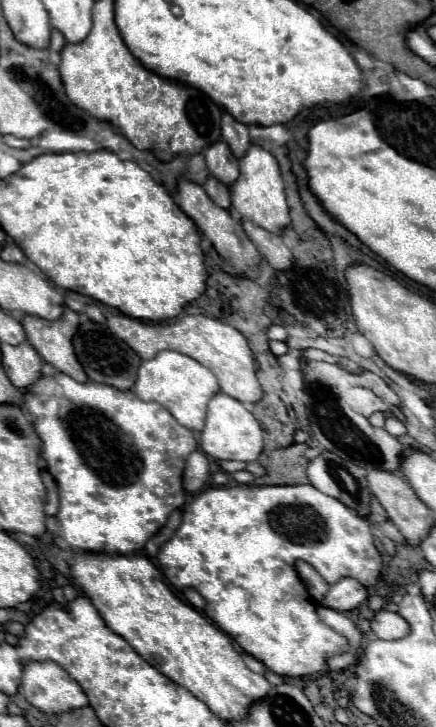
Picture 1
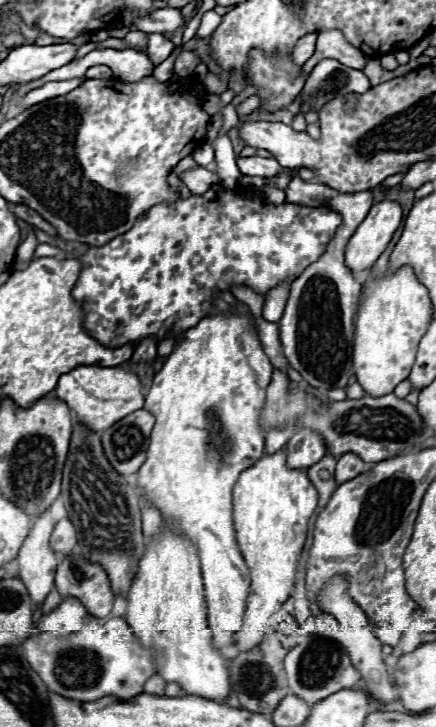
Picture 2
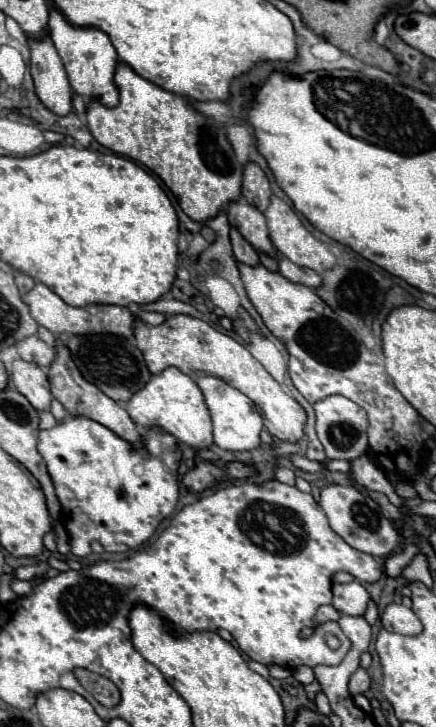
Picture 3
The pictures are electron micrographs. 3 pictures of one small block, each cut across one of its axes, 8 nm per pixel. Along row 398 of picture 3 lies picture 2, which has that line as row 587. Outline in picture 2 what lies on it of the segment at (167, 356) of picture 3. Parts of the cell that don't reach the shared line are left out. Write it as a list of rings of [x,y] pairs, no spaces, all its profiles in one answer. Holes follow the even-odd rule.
[[[280,448],[274,454],[264,454],[258,462],[246,468],[234,486],[234,526],[240,552],[250,568],[252,584],[246,604],[244,624],[234,634],[240,650],[252,650],[268,632],[270,616],[290,598],[296,584],[296,566],[304,550],[308,524],[318,508],[318,490],[304,468],[288,468],[288,452]]]

